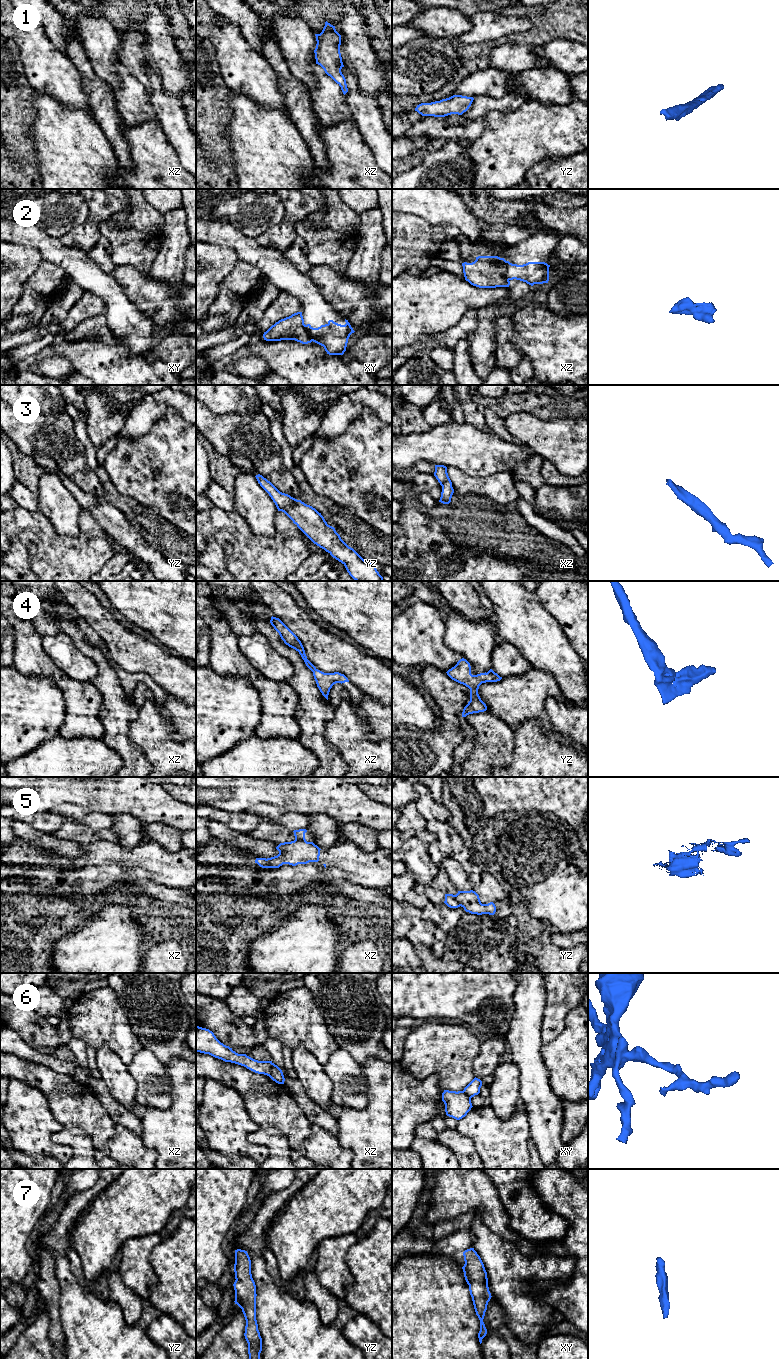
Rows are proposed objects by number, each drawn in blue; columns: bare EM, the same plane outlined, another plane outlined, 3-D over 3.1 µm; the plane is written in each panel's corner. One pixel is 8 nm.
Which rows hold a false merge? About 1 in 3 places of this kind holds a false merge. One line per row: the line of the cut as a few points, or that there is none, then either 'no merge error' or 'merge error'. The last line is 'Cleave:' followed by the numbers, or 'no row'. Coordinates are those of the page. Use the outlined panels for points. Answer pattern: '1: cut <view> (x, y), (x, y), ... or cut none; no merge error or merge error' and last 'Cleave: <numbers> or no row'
1: cut none; no merge error
2: cut xz (505, 261), (504, 276), (508, 280); merge error
3: cut none; no merge error
4: cut none; no merge error
5: cut xz (295, 839), (306, 841); merge error
6: cut xz (273, 1063), (268, 1075); merge error
7: cut none; no merge error
Cleave: 2, 5, 6

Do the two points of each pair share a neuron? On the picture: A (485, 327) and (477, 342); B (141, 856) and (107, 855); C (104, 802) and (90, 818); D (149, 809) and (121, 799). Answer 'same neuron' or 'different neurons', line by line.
A: same neuron
B: same neuron
C: different neurons
D: same neuron

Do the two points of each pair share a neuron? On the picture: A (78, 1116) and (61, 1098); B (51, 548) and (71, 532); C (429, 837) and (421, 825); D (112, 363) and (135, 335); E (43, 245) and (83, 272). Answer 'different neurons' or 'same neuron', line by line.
A: same neuron
B: different neurons
C: same neuron
D: different neurons
E: same neuron

